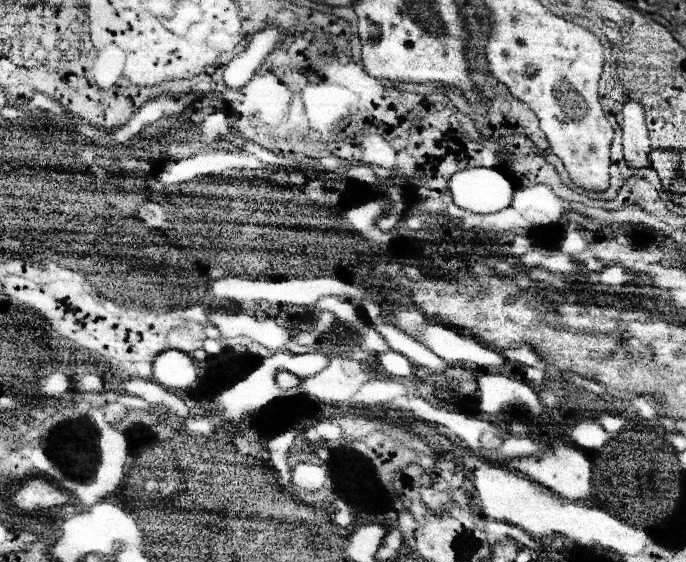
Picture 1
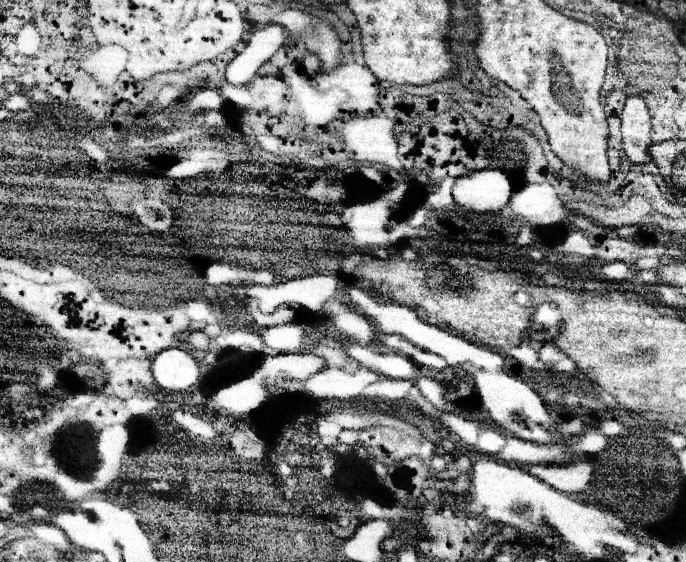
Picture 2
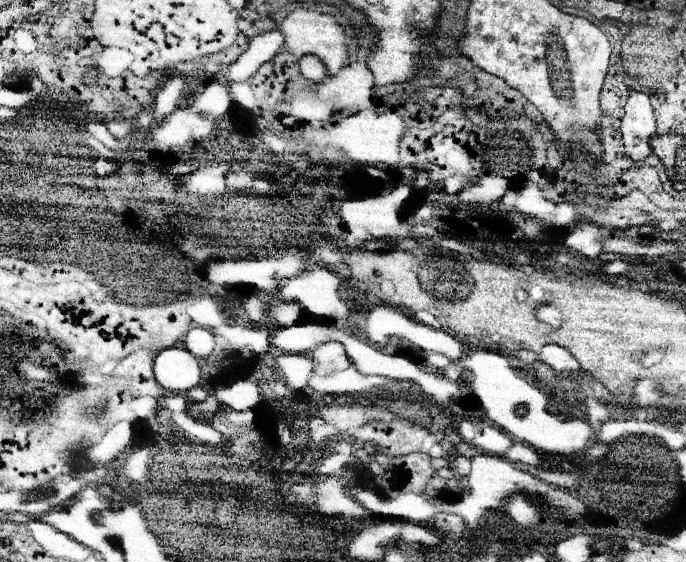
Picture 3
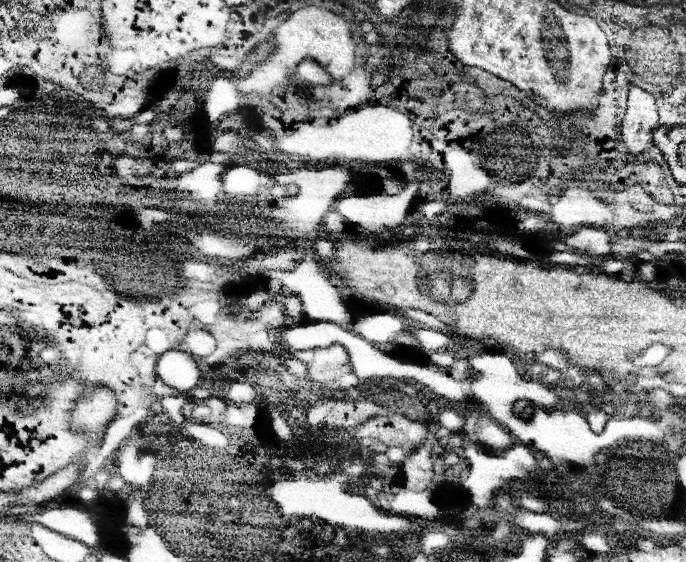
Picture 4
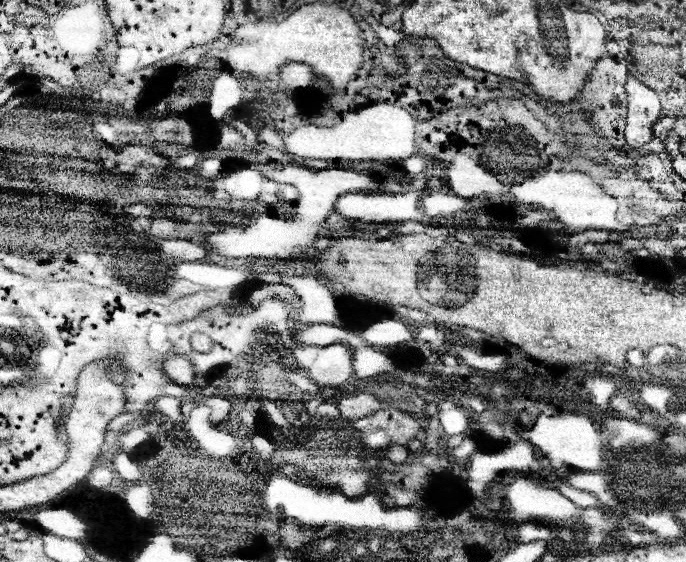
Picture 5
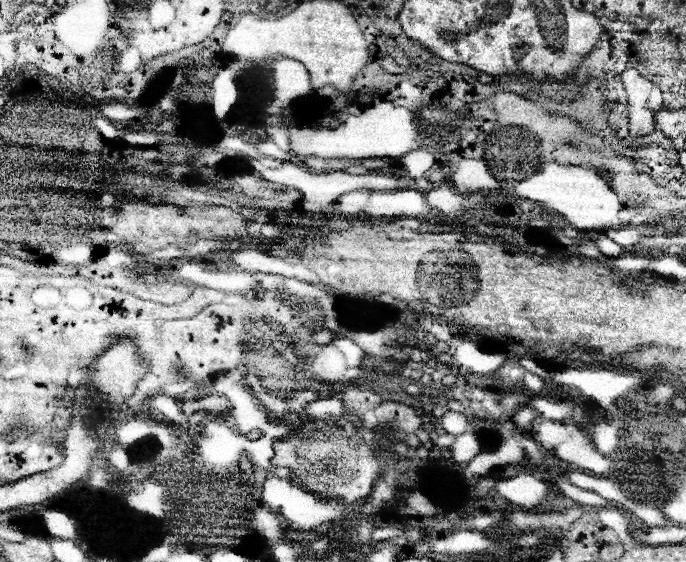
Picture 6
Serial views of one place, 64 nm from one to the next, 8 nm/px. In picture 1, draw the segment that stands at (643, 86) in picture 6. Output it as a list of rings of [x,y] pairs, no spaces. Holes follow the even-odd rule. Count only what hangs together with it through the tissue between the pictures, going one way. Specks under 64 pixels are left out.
[[[626,102],[624,104],[624,124],[622,124],[622,146],[626,154],[626,162],[632,168],[650,168],[648,152],[650,148],[650,138],[648,138],[648,128],[644,122],[644,108],[640,102]]]

